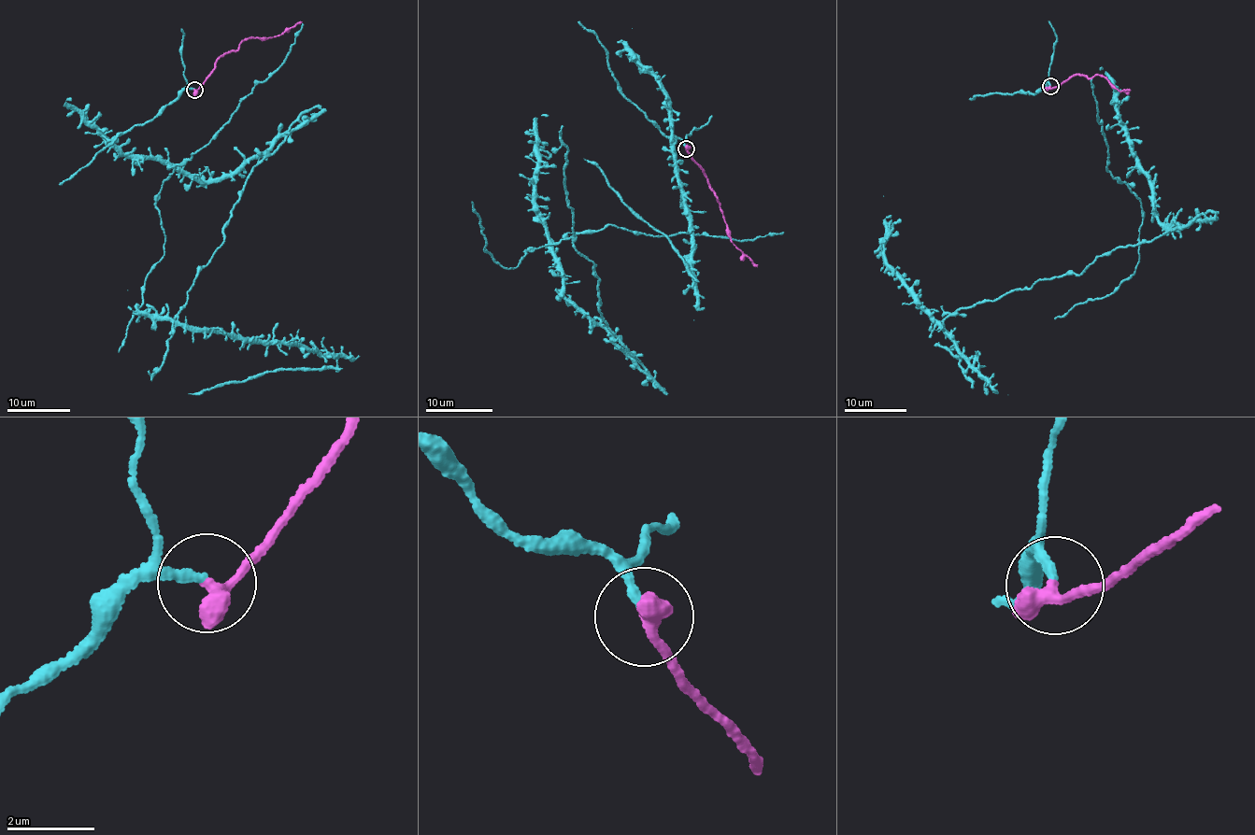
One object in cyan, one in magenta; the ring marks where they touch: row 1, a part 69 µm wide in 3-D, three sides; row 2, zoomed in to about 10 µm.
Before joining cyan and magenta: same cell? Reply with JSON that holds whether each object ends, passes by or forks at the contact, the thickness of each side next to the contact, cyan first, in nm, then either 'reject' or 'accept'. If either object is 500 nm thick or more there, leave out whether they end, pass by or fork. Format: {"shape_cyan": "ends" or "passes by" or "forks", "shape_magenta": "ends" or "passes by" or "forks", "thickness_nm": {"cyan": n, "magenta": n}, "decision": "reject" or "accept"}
{"shape_cyan": "ends", "shape_magenta": "ends", "thickness_nm": {"cyan": 200, "magenta": 480}, "decision": "accept"}

